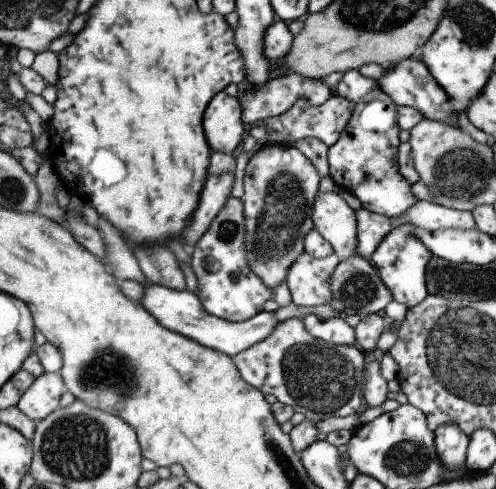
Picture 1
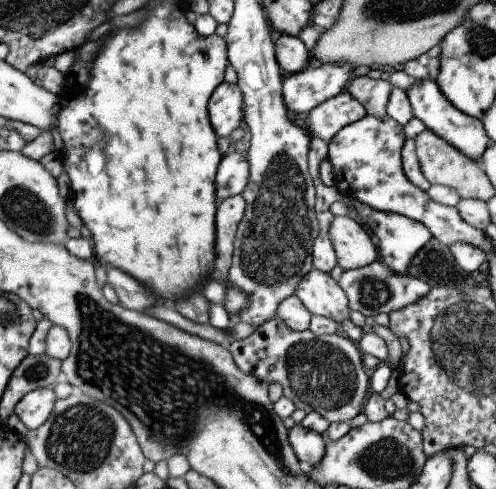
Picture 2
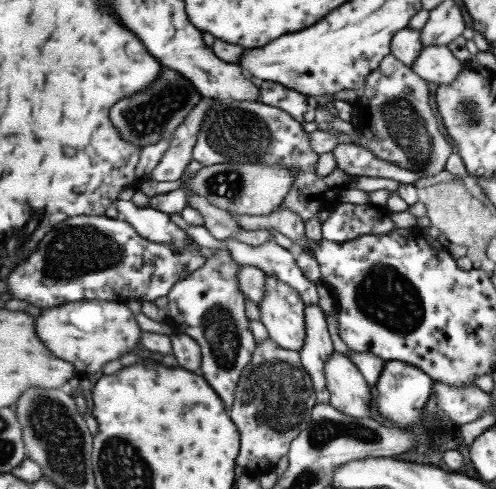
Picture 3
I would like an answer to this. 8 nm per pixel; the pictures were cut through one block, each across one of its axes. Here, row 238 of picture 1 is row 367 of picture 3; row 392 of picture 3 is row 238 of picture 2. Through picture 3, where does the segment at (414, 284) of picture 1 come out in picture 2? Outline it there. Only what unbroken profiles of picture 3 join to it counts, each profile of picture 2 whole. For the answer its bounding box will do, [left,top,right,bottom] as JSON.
[351,200,431,276]

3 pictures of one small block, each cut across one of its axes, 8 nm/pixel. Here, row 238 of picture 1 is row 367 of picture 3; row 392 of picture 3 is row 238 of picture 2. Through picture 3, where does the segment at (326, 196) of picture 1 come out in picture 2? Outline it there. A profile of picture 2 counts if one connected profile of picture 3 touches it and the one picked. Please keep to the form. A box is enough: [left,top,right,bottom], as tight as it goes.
[329,216,379,270]

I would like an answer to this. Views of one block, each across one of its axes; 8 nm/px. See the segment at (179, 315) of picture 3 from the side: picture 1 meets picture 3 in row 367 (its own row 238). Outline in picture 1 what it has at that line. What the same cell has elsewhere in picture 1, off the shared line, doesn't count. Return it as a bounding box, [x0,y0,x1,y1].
[191,196,275,324]

